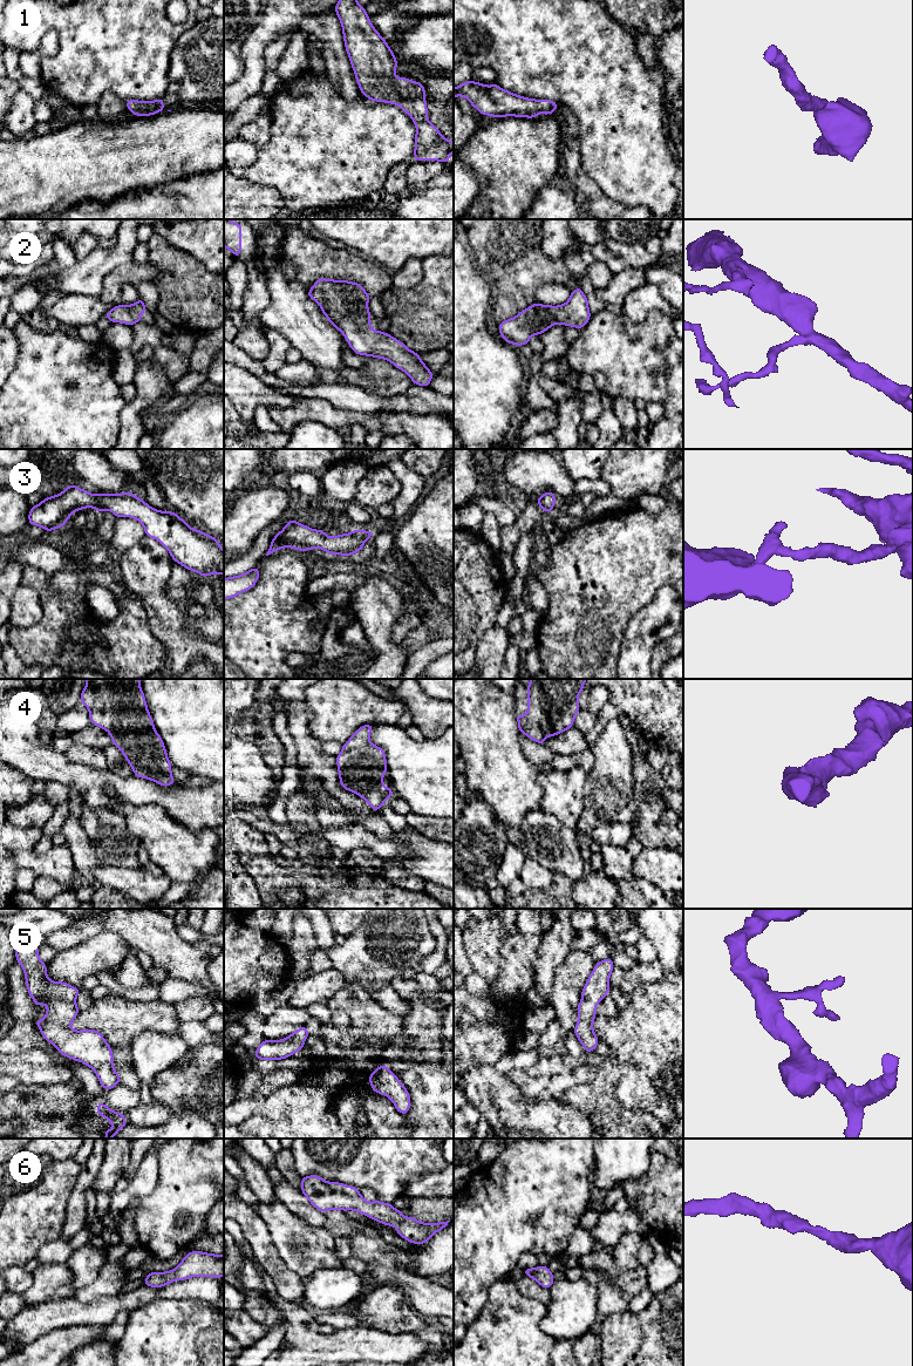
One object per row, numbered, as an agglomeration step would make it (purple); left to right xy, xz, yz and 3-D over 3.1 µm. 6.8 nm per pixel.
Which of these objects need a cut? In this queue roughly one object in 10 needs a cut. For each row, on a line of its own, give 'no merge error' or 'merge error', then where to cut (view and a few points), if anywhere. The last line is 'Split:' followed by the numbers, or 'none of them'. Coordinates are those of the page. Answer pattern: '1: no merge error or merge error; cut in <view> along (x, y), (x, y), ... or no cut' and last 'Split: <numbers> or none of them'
1: no merge error; no cut
2: no merge error; no cut
3: no merge error; no cut
4: no merge error; no cut
5: no merge error; no cut
6: no merge error; no cut
Split: none of them

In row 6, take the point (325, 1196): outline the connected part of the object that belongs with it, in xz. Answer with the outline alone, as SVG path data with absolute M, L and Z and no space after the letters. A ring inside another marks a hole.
M318 1175L301 1177L301 1192L311 1202L311 1204L321 1212L326 1212L334 1209L339 1209L342 1211L357 1211L374 1221L380 1222L381 1224L395 1226L397 1229L397 1235L413 1244L427 1243L435 1232L440 1232L450 1222L447 1221L438 1223L423 1223L418 1222L416 1218L411 1216L404 1217L401 1210L395 1209L390 1203L384 1203L380 1201L367 1202L362 1197L357 1188L339 1182L327 1182Z

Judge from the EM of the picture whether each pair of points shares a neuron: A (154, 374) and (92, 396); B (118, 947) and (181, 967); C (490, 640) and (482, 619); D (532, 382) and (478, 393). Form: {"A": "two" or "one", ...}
{"A": "two", "B": "two", "C": "two", "D": "two"}

